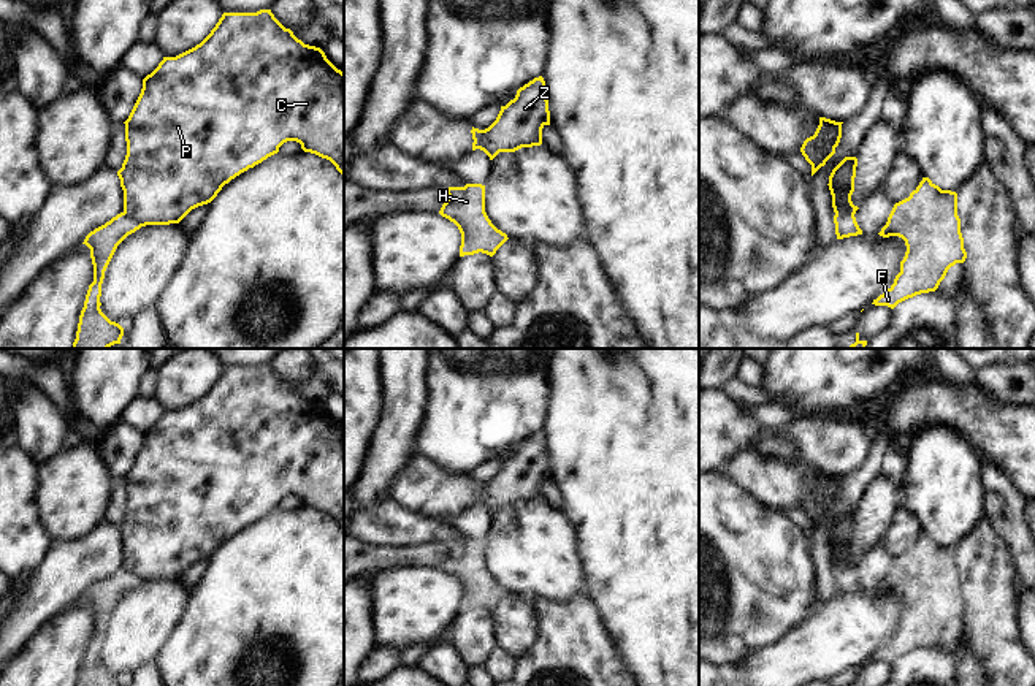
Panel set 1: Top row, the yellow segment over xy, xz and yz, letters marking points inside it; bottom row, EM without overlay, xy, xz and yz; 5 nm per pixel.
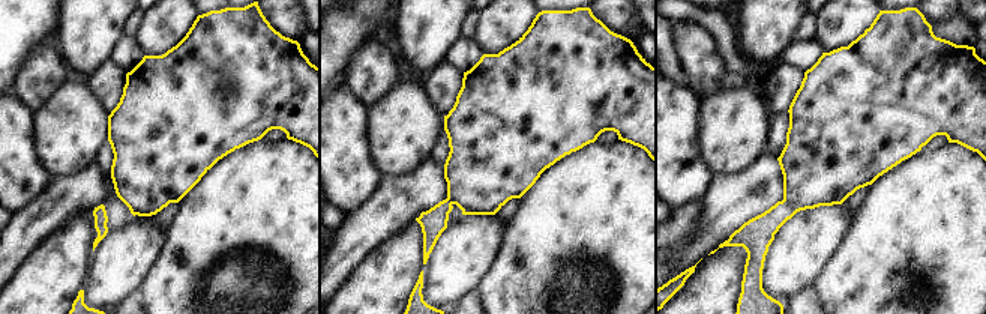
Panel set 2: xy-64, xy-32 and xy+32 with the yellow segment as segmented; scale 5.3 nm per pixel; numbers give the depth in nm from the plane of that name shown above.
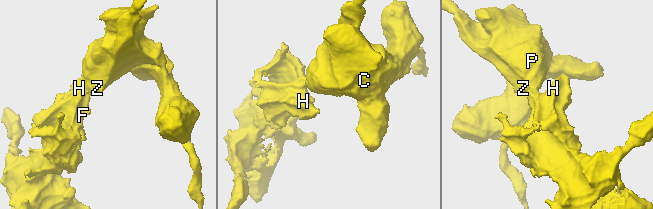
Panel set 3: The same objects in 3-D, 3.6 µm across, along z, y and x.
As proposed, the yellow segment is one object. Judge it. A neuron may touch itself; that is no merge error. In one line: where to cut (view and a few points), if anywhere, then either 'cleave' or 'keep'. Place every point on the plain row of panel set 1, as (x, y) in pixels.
xy (122, 567), (141, 580) | cleave

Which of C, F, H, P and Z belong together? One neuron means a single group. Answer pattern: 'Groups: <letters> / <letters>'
Groups: C P Z / F H.

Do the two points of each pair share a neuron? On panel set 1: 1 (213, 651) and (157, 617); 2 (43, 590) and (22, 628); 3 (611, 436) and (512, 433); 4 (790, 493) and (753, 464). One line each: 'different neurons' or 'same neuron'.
1: different neurons
2: same neuron
3: different neurons
4: same neuron

